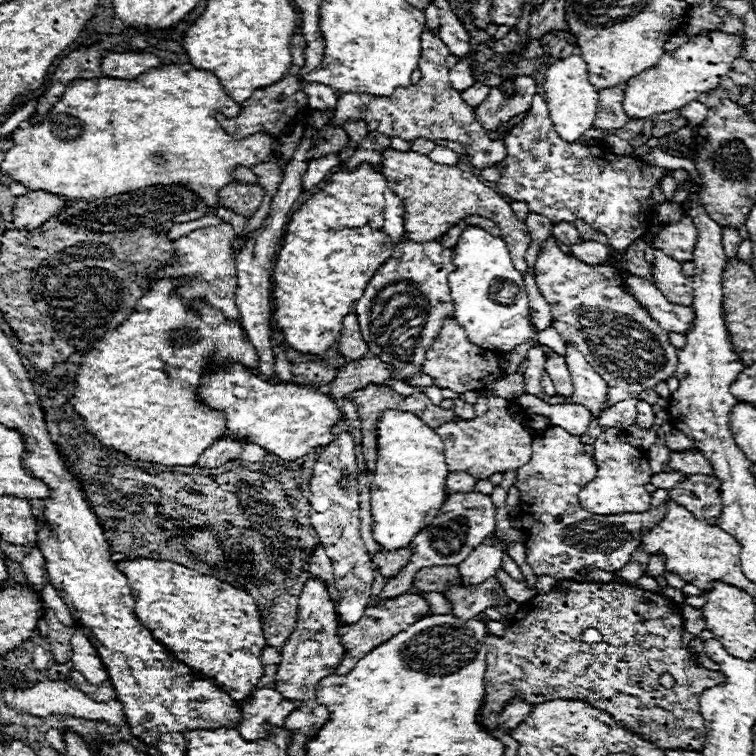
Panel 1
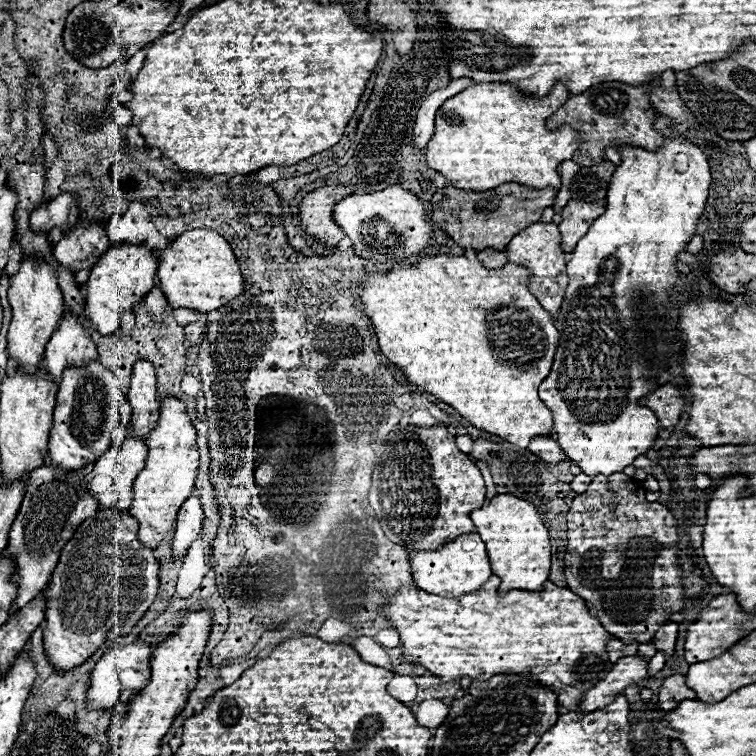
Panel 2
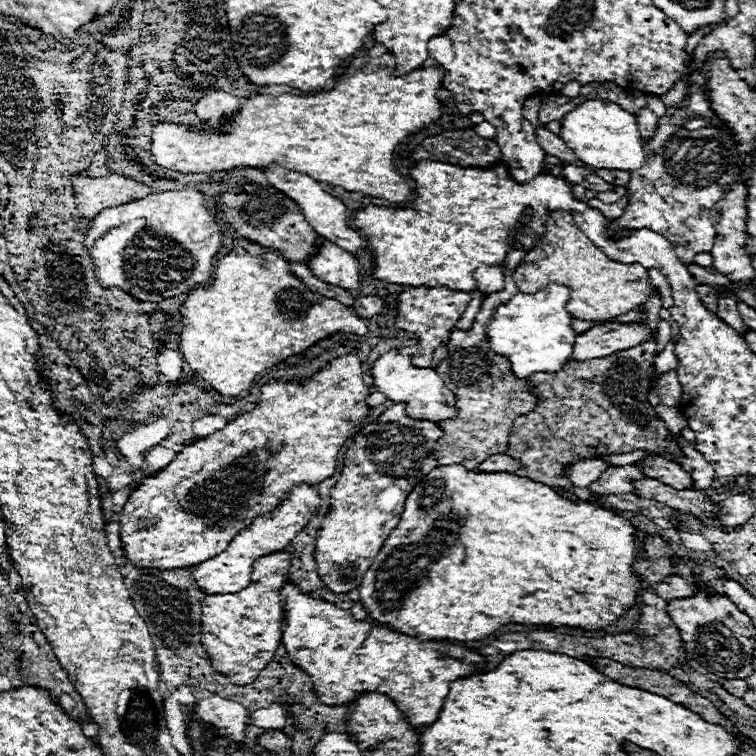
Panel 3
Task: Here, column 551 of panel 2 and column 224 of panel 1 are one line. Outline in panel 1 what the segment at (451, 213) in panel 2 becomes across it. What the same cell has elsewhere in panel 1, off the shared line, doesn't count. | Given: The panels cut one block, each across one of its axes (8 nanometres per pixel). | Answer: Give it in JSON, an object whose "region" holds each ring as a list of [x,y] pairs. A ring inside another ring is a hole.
{"region":[[[234,182],[230,184],[230,188],[222,188],[218,192],[218,202],[244,218],[252,218],[256,214],[256,210],[262,204],[262,198],[264,188],[258,184]]]}

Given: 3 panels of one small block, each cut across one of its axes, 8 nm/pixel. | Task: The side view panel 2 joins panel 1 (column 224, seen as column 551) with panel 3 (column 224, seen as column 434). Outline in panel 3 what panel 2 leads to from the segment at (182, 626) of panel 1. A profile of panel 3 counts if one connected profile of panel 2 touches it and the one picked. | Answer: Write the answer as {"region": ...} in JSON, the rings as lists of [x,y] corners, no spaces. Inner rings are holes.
{"region":[[[288,552],[260,556],[252,568],[252,582],[236,594],[214,594],[202,602],[202,646],[216,672],[230,678],[232,684],[244,686],[258,678],[260,670],[272,660],[280,638],[284,612],[278,590],[284,586],[290,568]]]}

